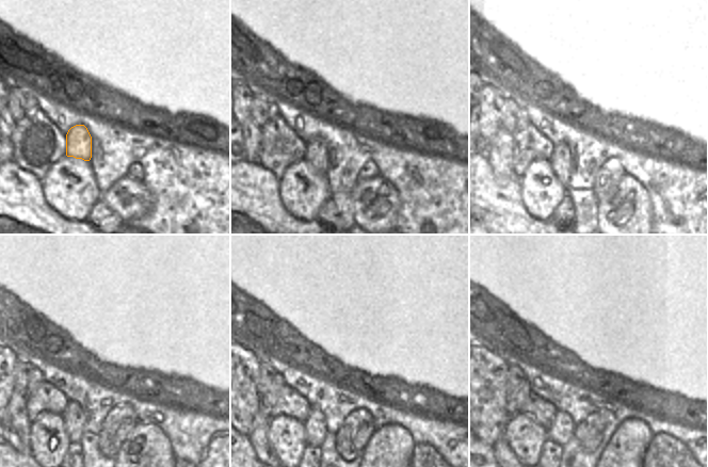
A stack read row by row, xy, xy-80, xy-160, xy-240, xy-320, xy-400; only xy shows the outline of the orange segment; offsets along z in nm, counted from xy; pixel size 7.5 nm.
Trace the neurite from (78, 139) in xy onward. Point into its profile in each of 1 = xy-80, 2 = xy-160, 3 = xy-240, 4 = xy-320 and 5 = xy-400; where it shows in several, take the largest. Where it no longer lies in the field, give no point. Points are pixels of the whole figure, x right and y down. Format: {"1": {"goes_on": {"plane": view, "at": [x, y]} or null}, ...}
{"1": {"goes_on": {"plane": "xy-80", "at": [317, 155]}}, "2": {"goes_on": {"plane": "xy-160", "at": [560, 160]}}, "3": {"goes_on": {"plane": "xy-240", "at": [74, 416]}}, "4": {"goes_on": {"plane": "xy-320", "at": [316, 430]}}, "5": {"goes_on": {"plane": "xy-400", "at": [561, 430]}}}

